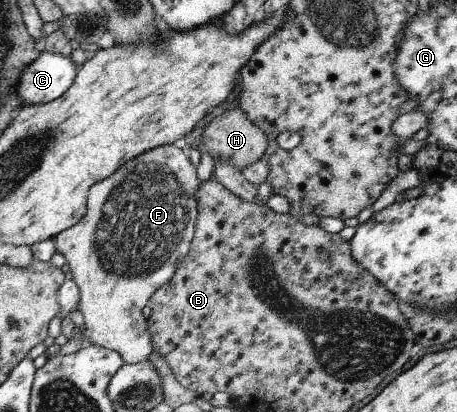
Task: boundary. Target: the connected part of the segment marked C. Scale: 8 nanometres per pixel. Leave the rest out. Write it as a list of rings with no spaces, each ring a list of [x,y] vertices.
[[[42,51],[20,73],[20,83],[16,85],[20,107],[44,105],[58,99],[72,85],[76,71],[70,56]]]

